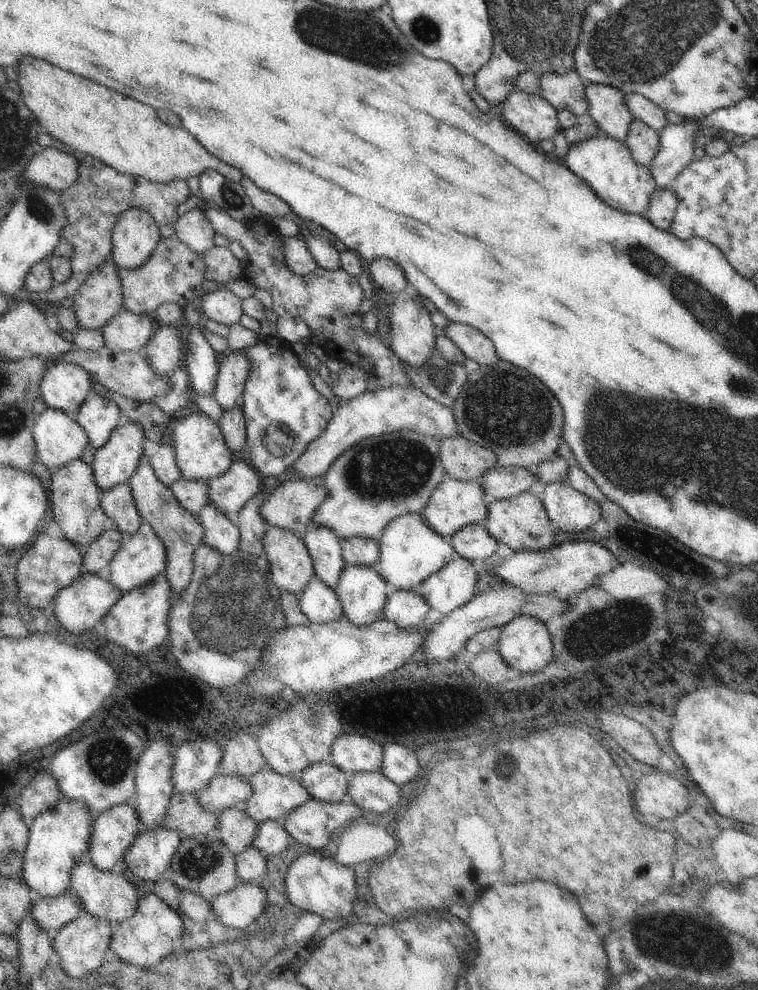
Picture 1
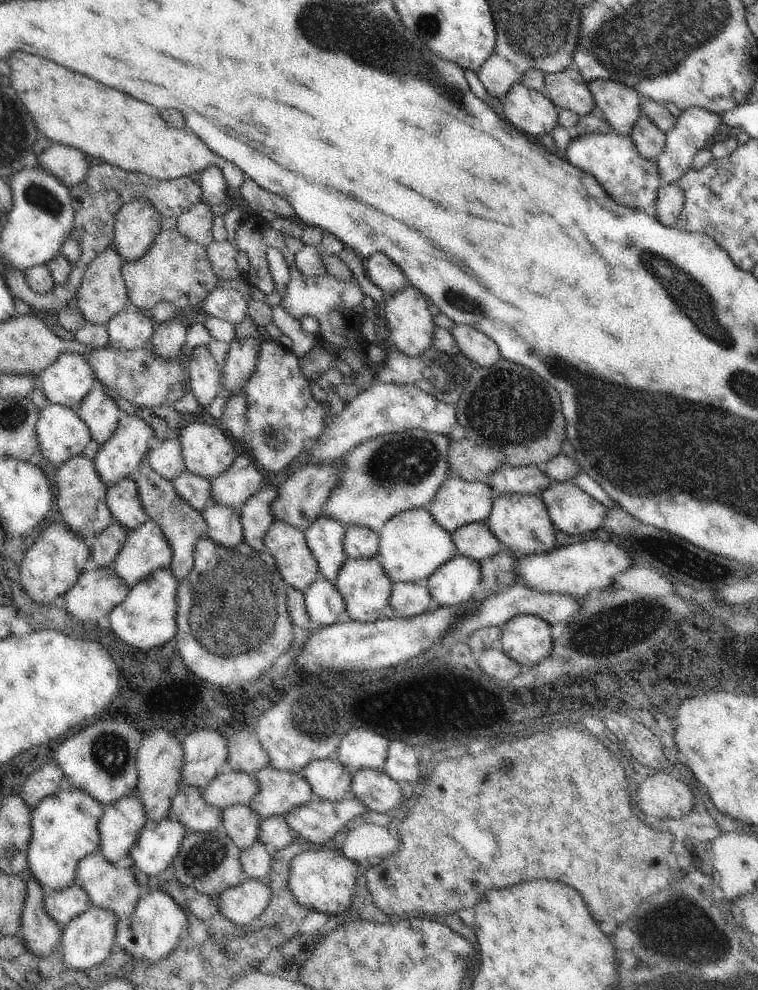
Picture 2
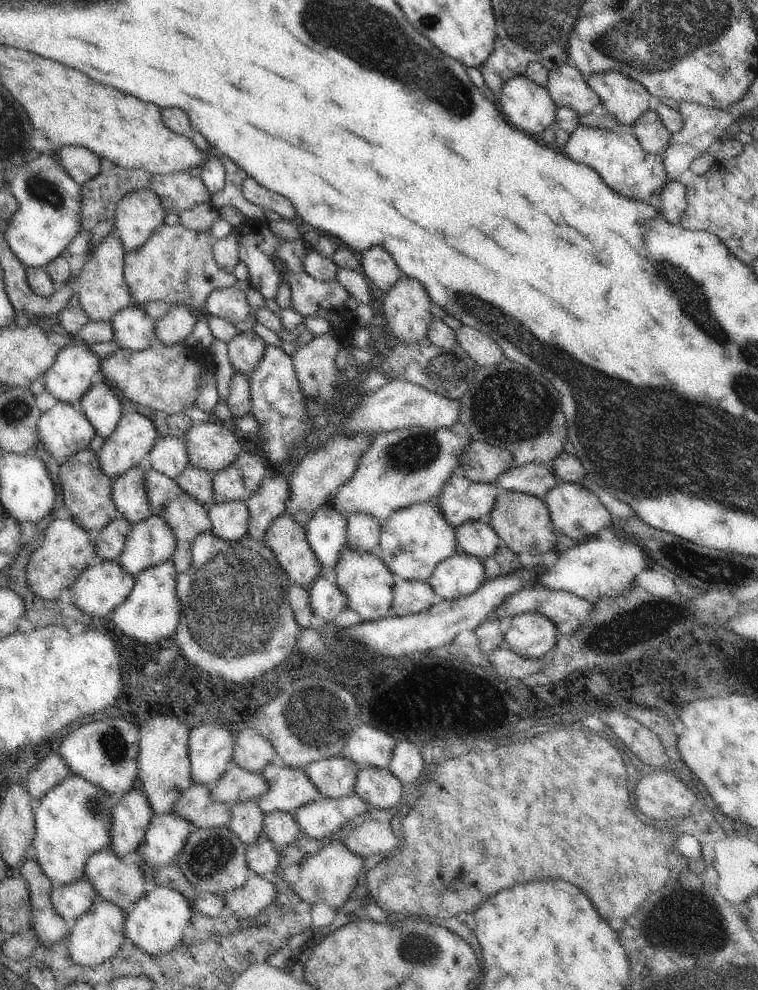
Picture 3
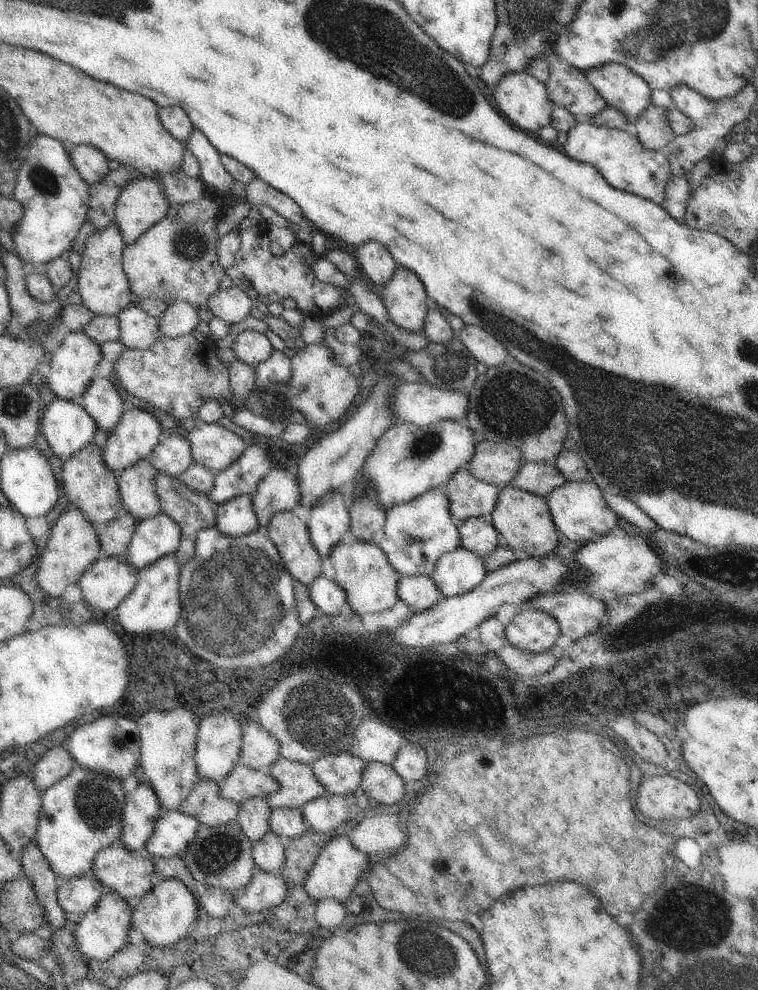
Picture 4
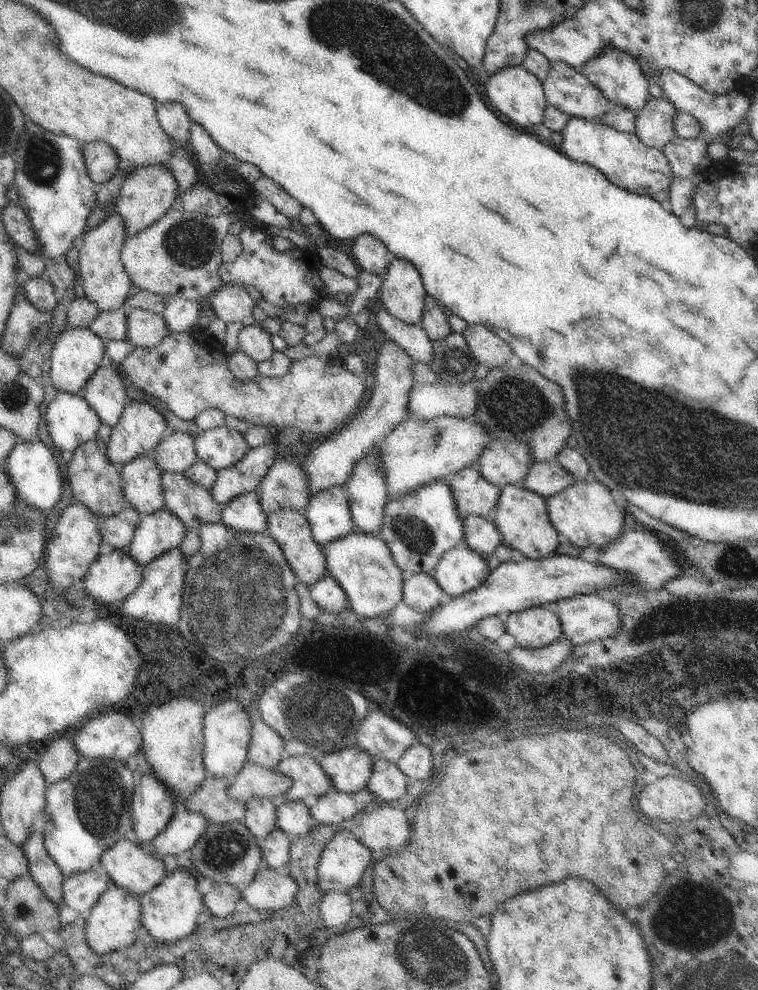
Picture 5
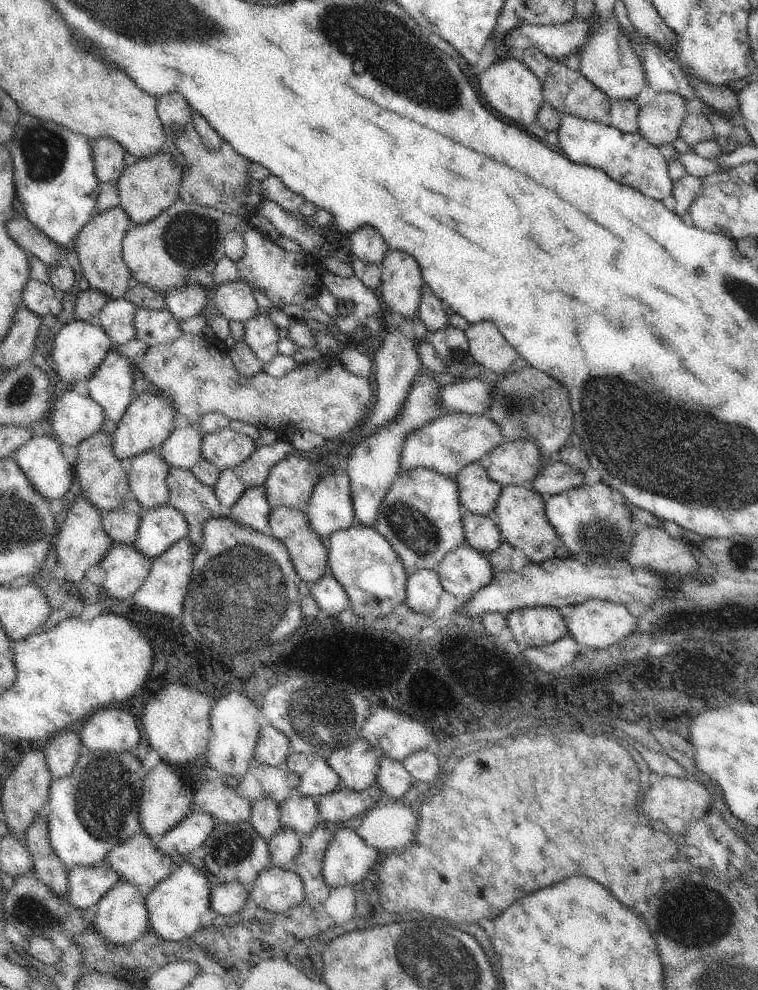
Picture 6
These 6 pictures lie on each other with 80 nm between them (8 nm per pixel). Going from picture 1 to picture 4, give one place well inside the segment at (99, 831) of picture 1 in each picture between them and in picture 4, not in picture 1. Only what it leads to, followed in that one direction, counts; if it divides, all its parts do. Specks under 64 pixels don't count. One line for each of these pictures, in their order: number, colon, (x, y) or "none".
2: (121, 825)
3: (133, 813)
4: (142, 810)

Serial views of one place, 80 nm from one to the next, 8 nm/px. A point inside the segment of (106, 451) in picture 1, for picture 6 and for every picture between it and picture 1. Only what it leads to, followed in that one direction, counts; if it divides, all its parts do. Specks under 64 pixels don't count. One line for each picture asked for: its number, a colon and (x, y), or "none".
2: (120, 456)
3: (134, 436)
4: (135, 437)
5: (141, 428)
6: (148, 421)

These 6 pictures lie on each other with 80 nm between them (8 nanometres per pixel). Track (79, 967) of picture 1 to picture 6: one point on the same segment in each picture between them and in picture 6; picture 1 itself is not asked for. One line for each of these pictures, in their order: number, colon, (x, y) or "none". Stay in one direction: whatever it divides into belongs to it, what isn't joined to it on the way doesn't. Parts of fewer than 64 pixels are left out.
2: (89, 939)
3: (97, 936)
4: (106, 929)
5: (114, 923)
6: (122, 917)

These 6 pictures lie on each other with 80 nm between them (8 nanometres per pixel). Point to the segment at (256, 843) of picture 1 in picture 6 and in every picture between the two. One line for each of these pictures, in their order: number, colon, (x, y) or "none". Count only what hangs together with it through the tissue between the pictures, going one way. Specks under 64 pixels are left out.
2: (275, 832)
3: (281, 827)
4: (288, 823)
5: (293, 817)
6: (299, 812)

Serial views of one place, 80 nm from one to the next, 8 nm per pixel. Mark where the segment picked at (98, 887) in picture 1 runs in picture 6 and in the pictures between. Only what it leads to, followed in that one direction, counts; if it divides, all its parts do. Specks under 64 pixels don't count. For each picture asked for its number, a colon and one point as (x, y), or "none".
2: (116, 889)
3: (123, 884)
4: (130, 875)
5: (132, 866)
6: (138, 860)

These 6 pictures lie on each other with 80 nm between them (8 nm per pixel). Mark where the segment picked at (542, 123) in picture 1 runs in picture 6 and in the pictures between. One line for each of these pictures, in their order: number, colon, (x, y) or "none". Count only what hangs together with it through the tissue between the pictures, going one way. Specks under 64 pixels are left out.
2: (531, 112)
3: (528, 106)
4: (524, 100)
5: (516, 92)
6: (509, 85)

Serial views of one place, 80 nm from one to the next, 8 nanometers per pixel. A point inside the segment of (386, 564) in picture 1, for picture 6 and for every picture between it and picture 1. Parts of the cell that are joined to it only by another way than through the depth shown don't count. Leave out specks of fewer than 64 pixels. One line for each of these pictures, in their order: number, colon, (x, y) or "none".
2: (412, 545)
3: (413, 540)
4: (416, 534)
5: (420, 526)
6: (422, 536)

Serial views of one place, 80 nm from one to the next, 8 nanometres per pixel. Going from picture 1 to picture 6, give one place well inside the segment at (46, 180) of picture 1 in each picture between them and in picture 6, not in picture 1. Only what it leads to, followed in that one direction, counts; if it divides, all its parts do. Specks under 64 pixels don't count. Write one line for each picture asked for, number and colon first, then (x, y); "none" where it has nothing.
2: (69, 164)
3: (82, 164)
4: (92, 164)
5: (102, 160)
6: (108, 155)

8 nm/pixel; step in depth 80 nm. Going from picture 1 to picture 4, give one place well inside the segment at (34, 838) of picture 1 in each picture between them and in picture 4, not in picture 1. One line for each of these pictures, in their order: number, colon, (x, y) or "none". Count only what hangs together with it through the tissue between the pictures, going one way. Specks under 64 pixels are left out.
2: (65, 825)
3: (73, 821)
4: (82, 814)

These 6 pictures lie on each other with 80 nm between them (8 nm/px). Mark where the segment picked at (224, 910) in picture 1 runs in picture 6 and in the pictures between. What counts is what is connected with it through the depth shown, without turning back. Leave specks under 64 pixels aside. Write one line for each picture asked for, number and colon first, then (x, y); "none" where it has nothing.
2: (246, 904)
3: (246, 902)
4: (265, 891)
5: (270, 891)
6: (276, 889)

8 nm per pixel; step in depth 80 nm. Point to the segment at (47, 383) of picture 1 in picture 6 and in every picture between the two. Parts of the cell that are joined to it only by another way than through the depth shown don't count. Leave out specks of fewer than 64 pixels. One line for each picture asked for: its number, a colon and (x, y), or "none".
2: (68, 380)
3: (70, 376)
4: (70, 370)
5: (76, 354)
6: (79, 347)

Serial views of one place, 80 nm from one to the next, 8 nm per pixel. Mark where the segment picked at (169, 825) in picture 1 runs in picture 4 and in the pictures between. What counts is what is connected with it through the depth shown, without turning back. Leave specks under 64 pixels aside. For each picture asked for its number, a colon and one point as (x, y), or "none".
2: (188, 807)
3: (196, 804)
4: (205, 802)

